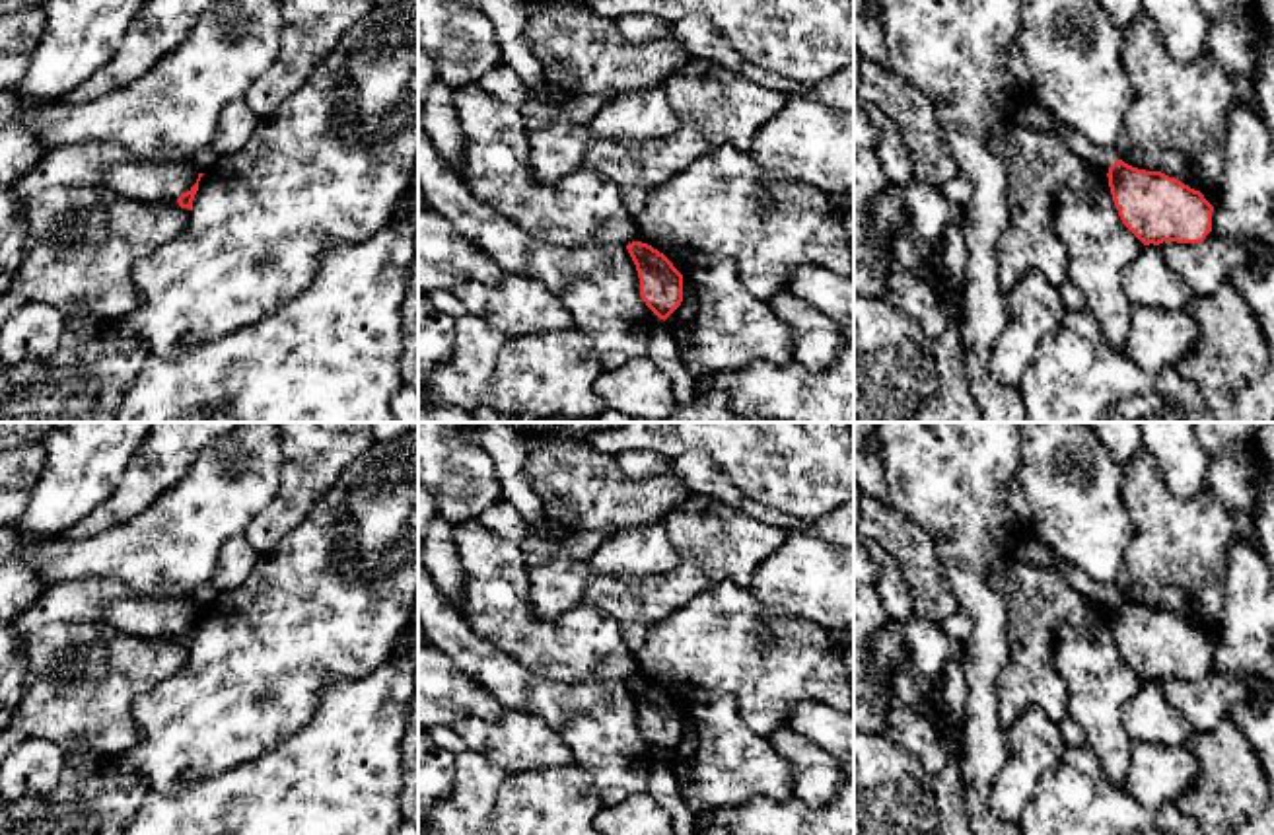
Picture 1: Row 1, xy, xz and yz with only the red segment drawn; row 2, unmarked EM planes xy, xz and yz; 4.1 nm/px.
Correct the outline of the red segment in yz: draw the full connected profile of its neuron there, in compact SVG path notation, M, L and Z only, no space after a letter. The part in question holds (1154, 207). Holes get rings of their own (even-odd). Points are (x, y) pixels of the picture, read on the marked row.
M1072 128L1058 136L1081 162L1107 173L1122 224L1144 245L1202 243L1212 232L1214 206L1200 191L1161 171L1132 167L1118 158L1115 146L1095 146Z

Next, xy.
M212 146L198 148L198 150L193 154L193 163L195 163L195 167L198 169L198 179L196 179L196 183L195 183L187 193L183 193L183 195L177 199L177 202L179 202L181 208L193 210L193 200L195 200L195 195L196 195L196 191L198 191L198 181L200 181L200 177L212 167L212 163L216 162L216 158L218 158L218 156L216 156L216 152L214 152Z

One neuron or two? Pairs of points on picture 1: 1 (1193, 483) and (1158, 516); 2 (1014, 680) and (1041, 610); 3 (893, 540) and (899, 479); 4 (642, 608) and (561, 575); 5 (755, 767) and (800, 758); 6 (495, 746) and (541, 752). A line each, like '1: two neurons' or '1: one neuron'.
1: two neurons
2: one neuron
3: two neurons
4: one neuron
5: two neurons
6: one neuron

